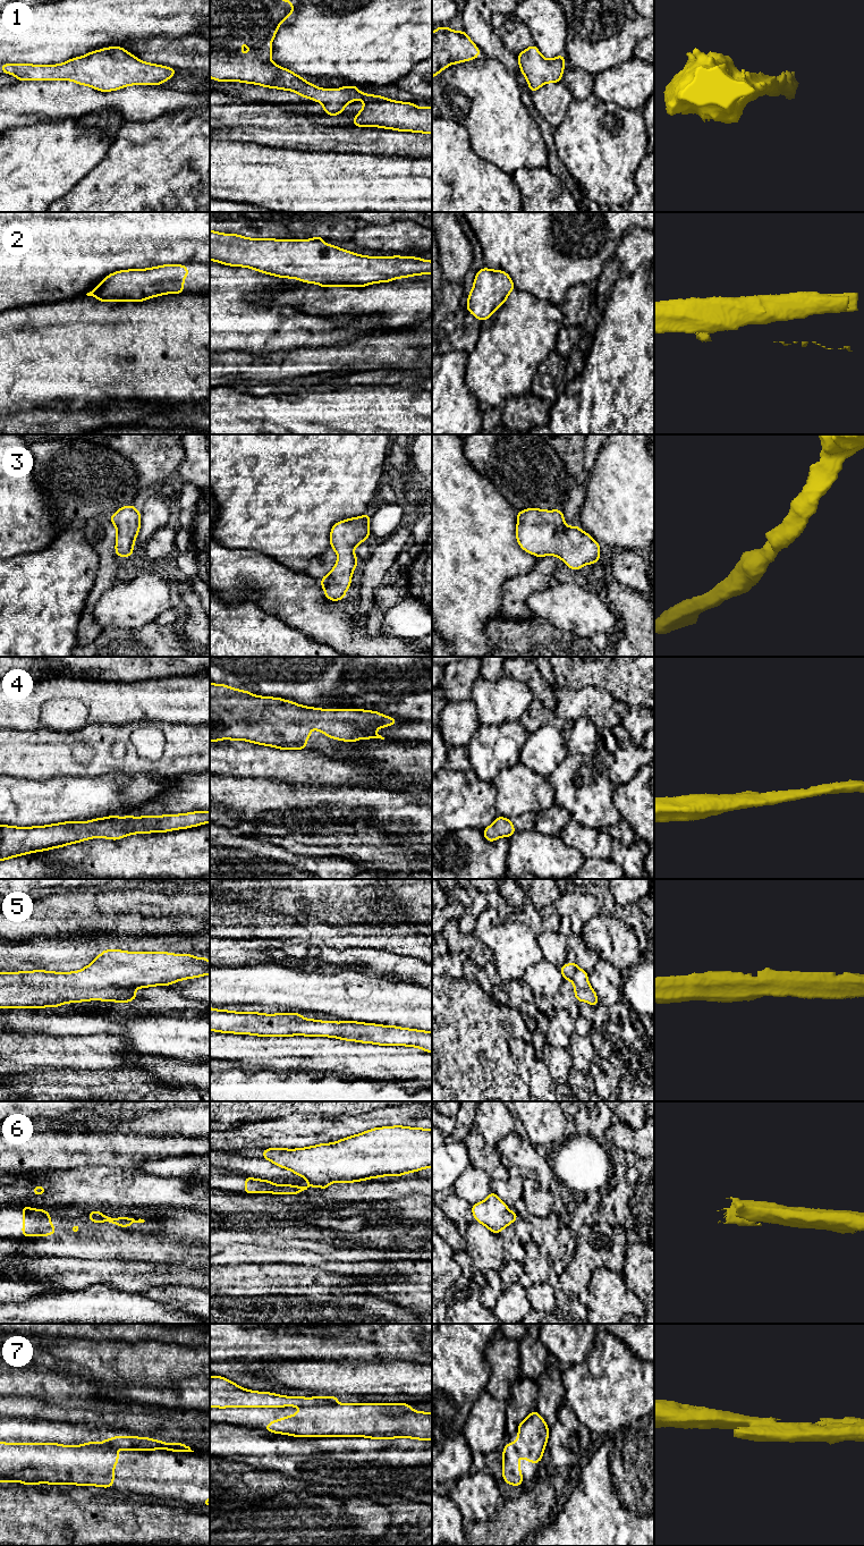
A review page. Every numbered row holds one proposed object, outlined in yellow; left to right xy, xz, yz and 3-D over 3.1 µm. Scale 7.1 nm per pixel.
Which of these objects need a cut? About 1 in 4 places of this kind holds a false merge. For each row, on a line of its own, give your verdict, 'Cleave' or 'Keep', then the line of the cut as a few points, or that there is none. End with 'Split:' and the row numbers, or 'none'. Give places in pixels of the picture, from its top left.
1: Keep. No split
2: Cleave. Split along xz (320, 284), (350, 284), (354, 286)
3: Keep. No split
4: Keep. No split
5: Keep. No split
6: Cleave. Split along xz (310, 1182), (327, 1184)
7: Keep. No split
Split: 2, 6

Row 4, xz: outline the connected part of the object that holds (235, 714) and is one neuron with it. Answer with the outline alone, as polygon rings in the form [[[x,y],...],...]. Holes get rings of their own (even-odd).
[[[210,683],[210,741],[242,740],[281,750],[305,750],[311,729],[344,742],[381,738],[375,728],[388,727],[398,720],[378,711],[362,709],[317,709],[299,706],[281,698],[257,696],[251,692]]]

